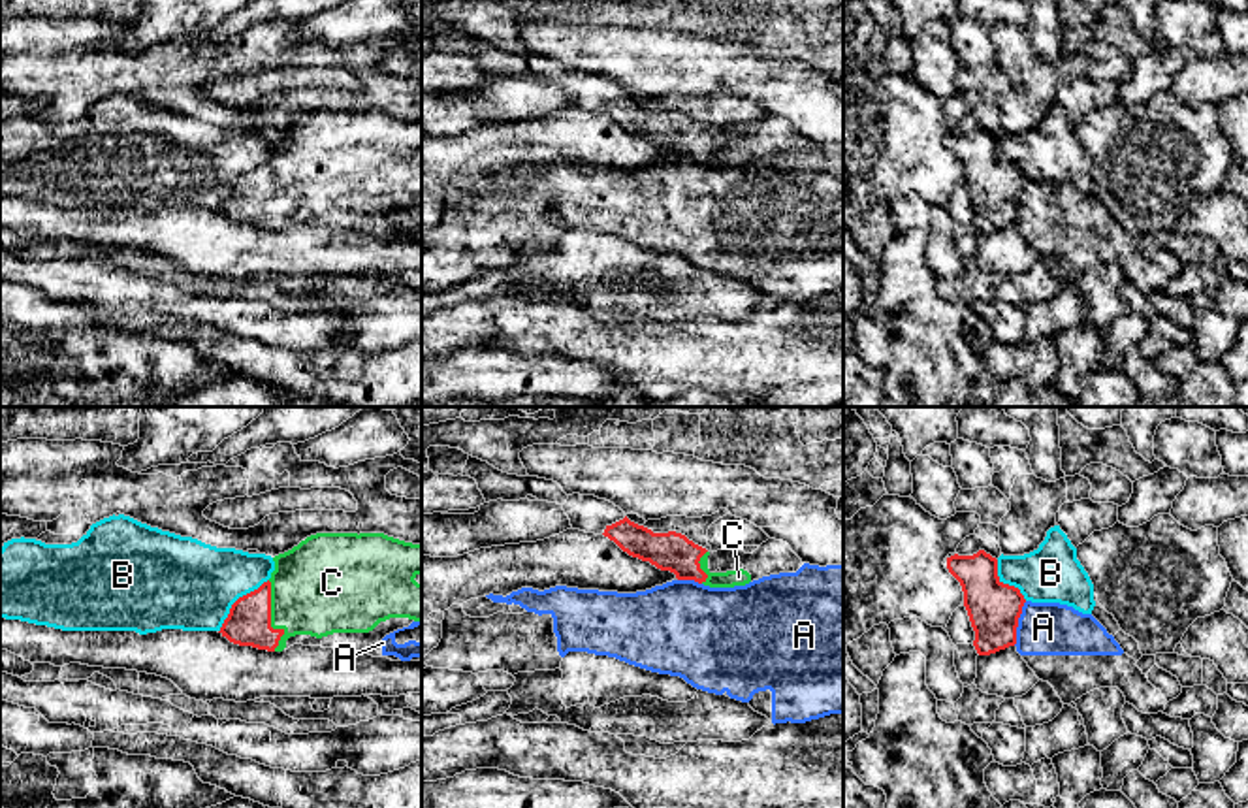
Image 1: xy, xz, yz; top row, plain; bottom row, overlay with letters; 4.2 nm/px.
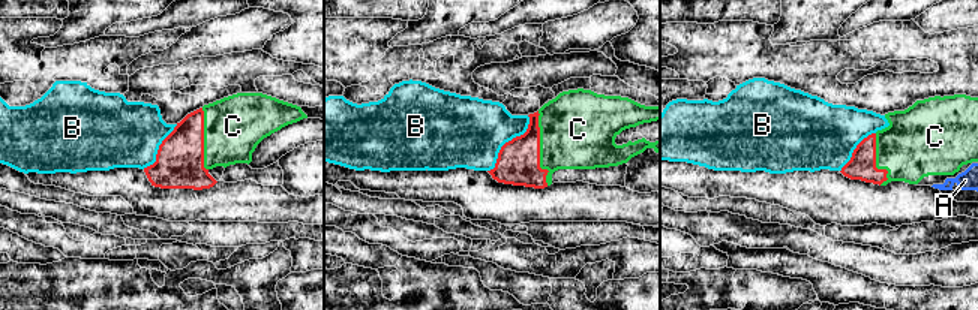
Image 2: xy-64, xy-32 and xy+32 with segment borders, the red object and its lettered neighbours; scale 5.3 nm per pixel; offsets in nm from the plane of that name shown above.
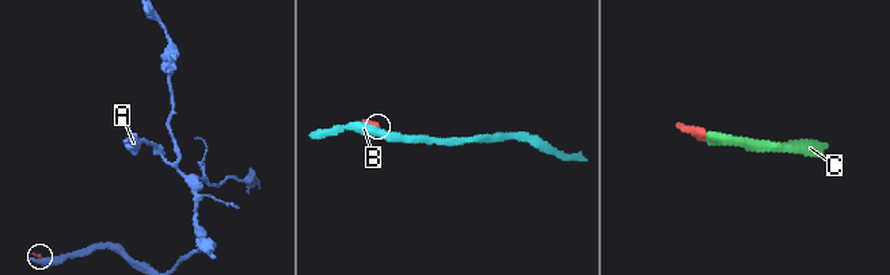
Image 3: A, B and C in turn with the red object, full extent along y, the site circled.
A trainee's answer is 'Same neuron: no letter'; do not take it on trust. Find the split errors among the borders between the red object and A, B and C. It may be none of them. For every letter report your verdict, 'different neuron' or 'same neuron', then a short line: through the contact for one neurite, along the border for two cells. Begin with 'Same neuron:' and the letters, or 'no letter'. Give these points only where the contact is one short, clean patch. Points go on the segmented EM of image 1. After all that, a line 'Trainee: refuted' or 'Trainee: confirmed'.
Same neuron: C
A: different neuron; line yz (1026, 601), (1013, 645)
B: different neuron
C: same neuron; line xy (249, 622), (270, 618), (319, 588)
Trainee: refuted

